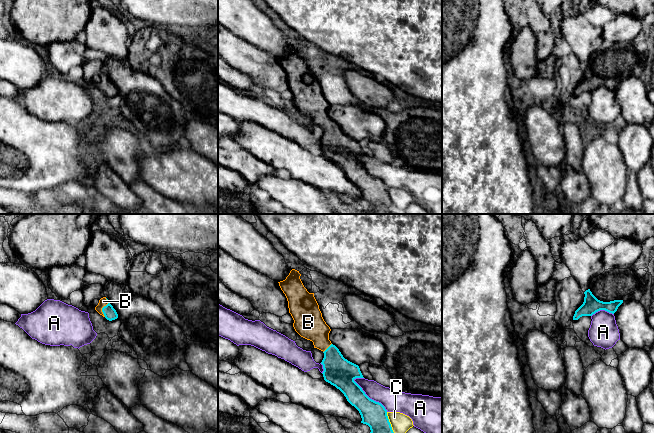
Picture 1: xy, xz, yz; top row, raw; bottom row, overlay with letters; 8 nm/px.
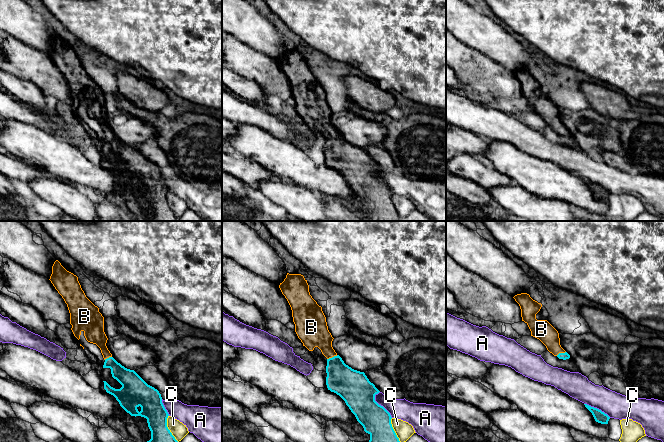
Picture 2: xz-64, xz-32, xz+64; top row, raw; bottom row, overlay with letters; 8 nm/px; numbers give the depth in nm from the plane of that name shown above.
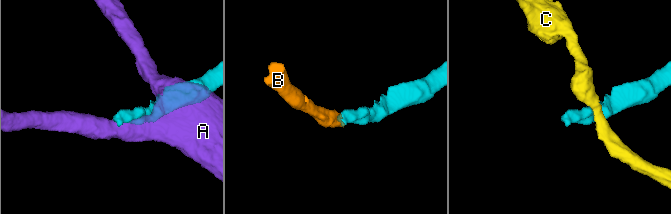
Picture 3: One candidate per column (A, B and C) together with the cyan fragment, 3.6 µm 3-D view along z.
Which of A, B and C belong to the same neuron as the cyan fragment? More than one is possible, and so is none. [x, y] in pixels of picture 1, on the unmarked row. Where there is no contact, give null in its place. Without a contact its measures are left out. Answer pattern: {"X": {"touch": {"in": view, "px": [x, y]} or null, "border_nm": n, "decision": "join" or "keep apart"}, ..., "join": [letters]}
{"A": {"touch": {"in": "xz", "px": [369, 174]}, "border_nm": 380, "decision": "keep apart"}, "B": {"touch": {"in": "xy", "px": [103, 83]}, "border_nm": 150, "decision": "join"}, "C": {"touch": {"in": "xz", "px": [390, 201]}, "border_nm": 240, "decision": "keep apart"}, "join": ["B"]}

